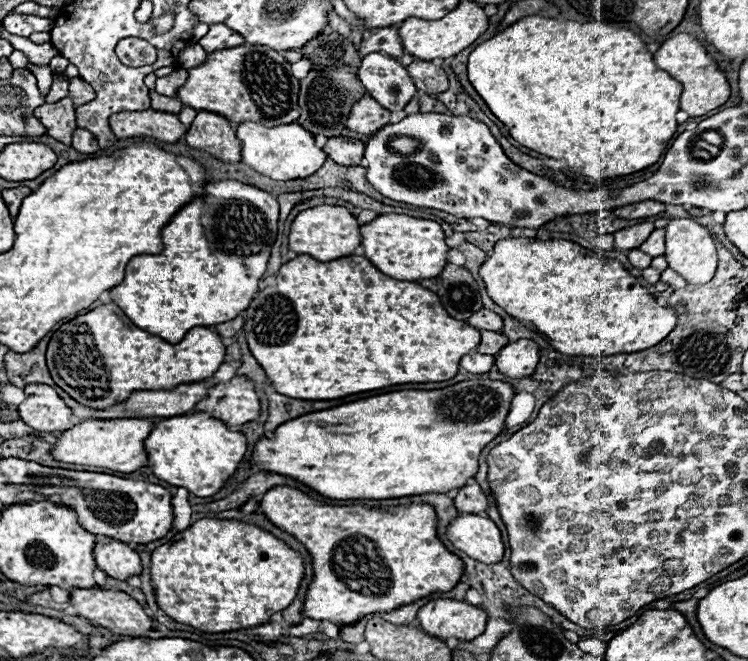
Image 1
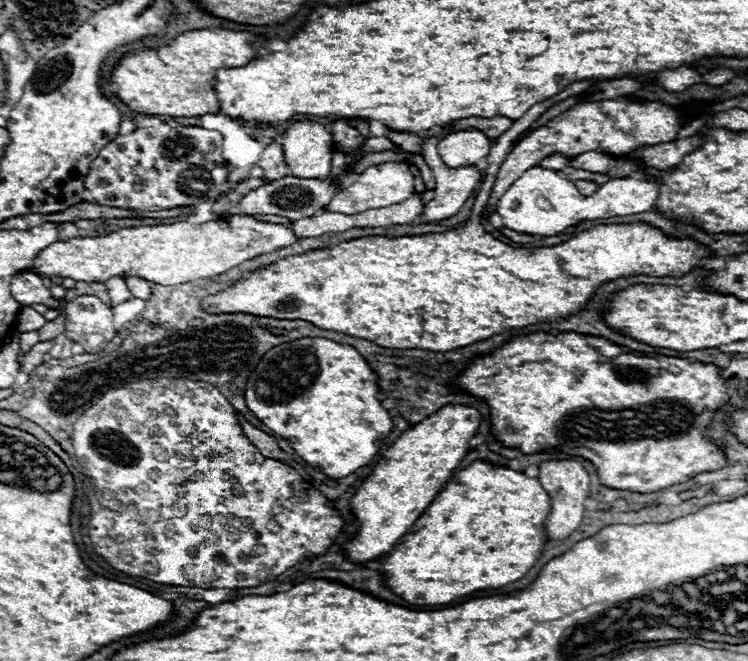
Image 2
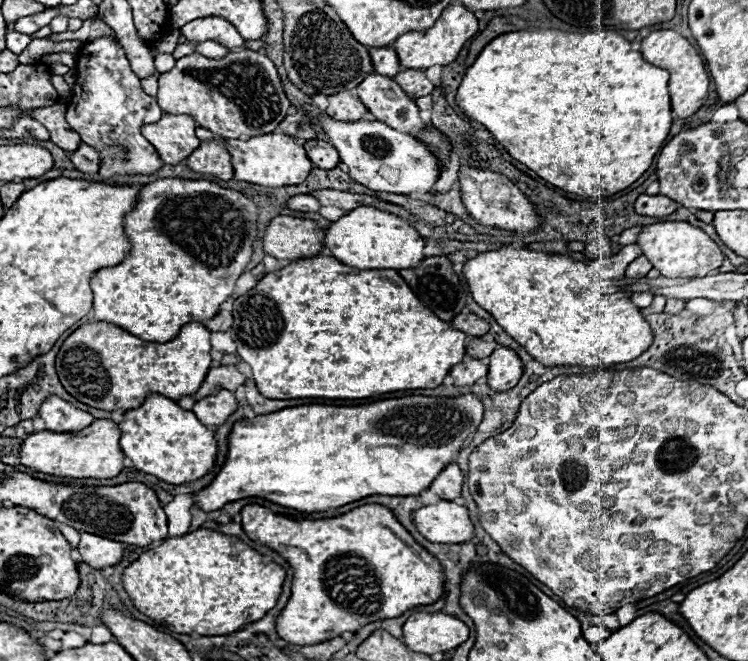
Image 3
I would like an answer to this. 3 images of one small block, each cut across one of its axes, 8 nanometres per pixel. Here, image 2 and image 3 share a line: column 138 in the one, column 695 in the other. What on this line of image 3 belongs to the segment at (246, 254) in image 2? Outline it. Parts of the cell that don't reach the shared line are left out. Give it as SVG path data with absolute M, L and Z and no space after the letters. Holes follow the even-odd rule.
M682 220L644 226L636 244L642 248L652 266L666 278L702 278L716 270L724 260L724 254L704 230Z

